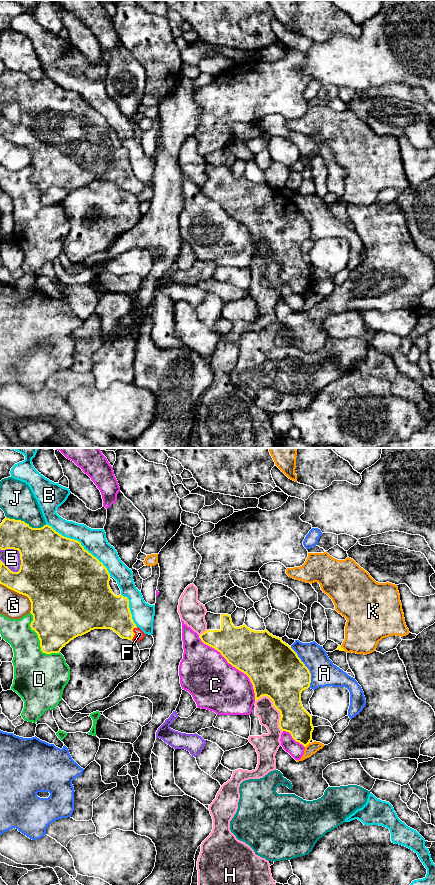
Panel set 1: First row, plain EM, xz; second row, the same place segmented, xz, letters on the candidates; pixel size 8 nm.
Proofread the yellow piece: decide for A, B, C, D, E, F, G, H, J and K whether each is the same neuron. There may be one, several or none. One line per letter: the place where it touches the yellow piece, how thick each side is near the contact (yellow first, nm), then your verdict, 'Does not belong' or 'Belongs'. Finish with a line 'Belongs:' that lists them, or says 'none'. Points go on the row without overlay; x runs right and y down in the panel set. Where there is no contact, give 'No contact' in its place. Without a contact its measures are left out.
A: Touches yellow at xz (306, 219). Thickness 440 nm (yellow) against 220 nm. Does not belong
B: Touches yellow at xz (80, 96). Thickness 500 nm (yellow) against 190 nm. Does not belong
C: Touches yellow at xz (236, 220). Thickness 400 nm (yellow) against 420 nm. Does not belong
D: Touches yellow at xz (39, 191). Thickness 440 nm (yellow) against 320 nm. Does not belong
E: Touches yellow at xz (19, 104). Thickness 460 nm (yellow) against 140 nm. Does not belong
F: Touches yellow at xz (133, 184). Thickness 280 nm (yellow) against 80 nm. Belongs
G: Touches yellow at xz (21, 145). Thickness 460 nm (yellow) against 220 nm. Does not belong
H: Touches yellow at xz (278, 262). Thickness 360 nm (yellow) against 170 nm. Does not belong
J: Touches yellow at xz (26, 75). Thickness 360 nm (yellow) against 280 nm. Does not belong
K: Touches yellow at xz (307, 296). Thickness 220 nm (yellow) against 90 nm. Does not belong
Belongs: F

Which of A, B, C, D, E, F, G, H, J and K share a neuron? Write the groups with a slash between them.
A / B / C / D H / E / F / G / J / K

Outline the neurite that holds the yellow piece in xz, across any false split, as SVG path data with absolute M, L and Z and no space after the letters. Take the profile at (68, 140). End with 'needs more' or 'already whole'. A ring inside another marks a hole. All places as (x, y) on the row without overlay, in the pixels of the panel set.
M6 69L0 76L0 101L14 101L20 105L18 124L11 123L0 112L0 136L29 150L30 165L33 167L30 179L37 185L43 205L59 205L71 192L94 181L111 181L121 190L135 195L146 187L132 171L128 150L112 144L107 120L85 102L79 93L62 88L47 76L41 80L32 80L24 73Z; needs more

